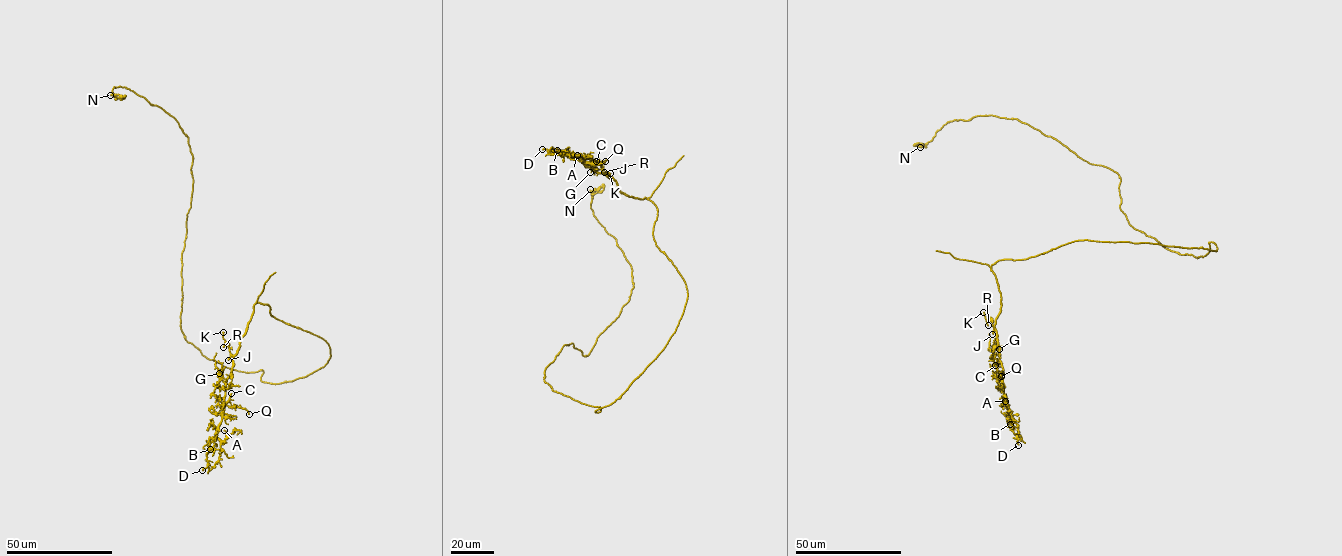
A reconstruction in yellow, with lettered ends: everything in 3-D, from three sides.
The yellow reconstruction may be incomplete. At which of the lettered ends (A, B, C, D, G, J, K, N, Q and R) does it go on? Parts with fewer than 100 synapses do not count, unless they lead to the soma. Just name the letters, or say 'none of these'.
none of these

